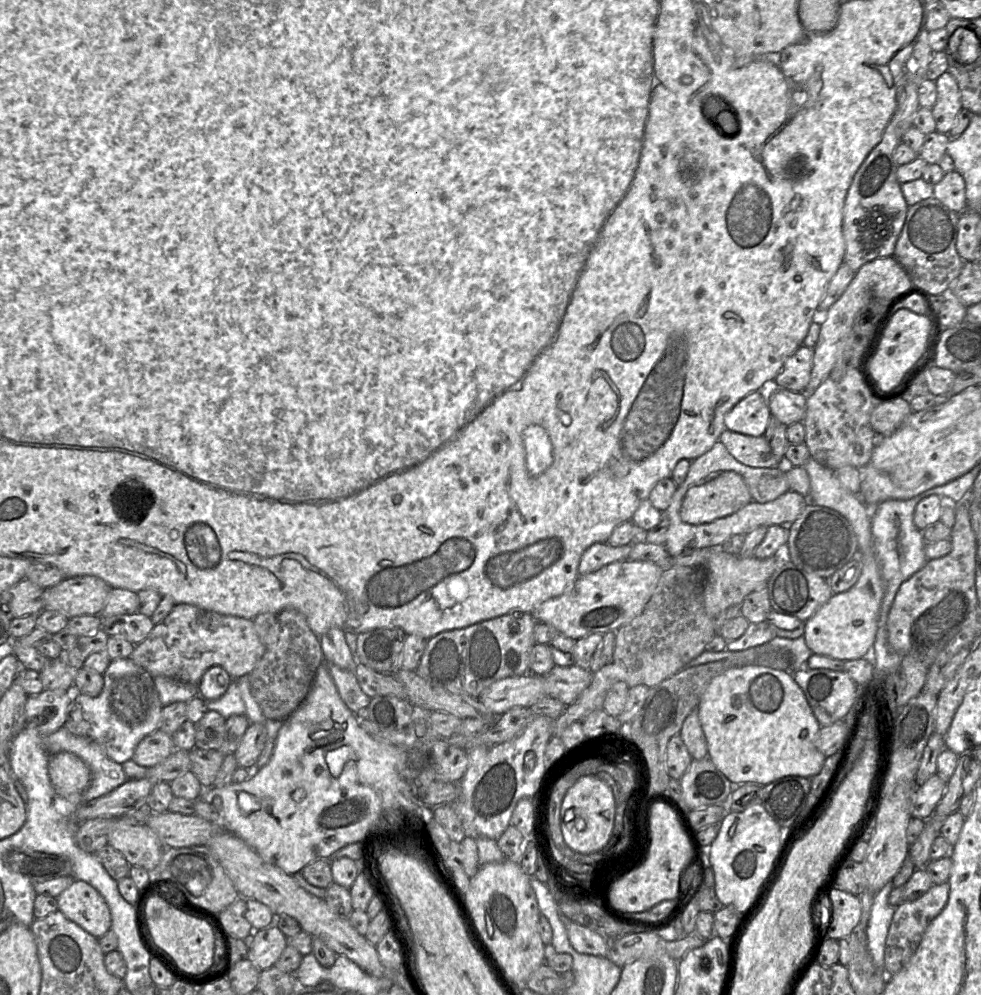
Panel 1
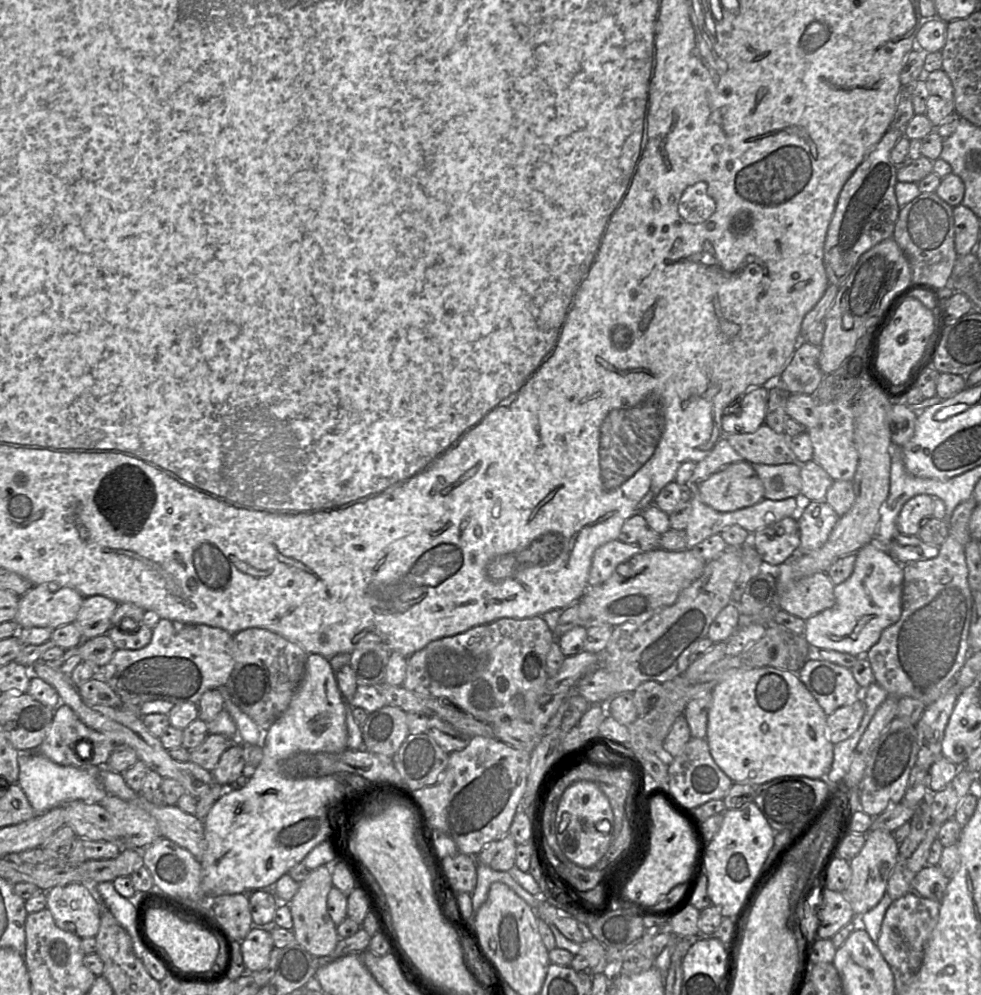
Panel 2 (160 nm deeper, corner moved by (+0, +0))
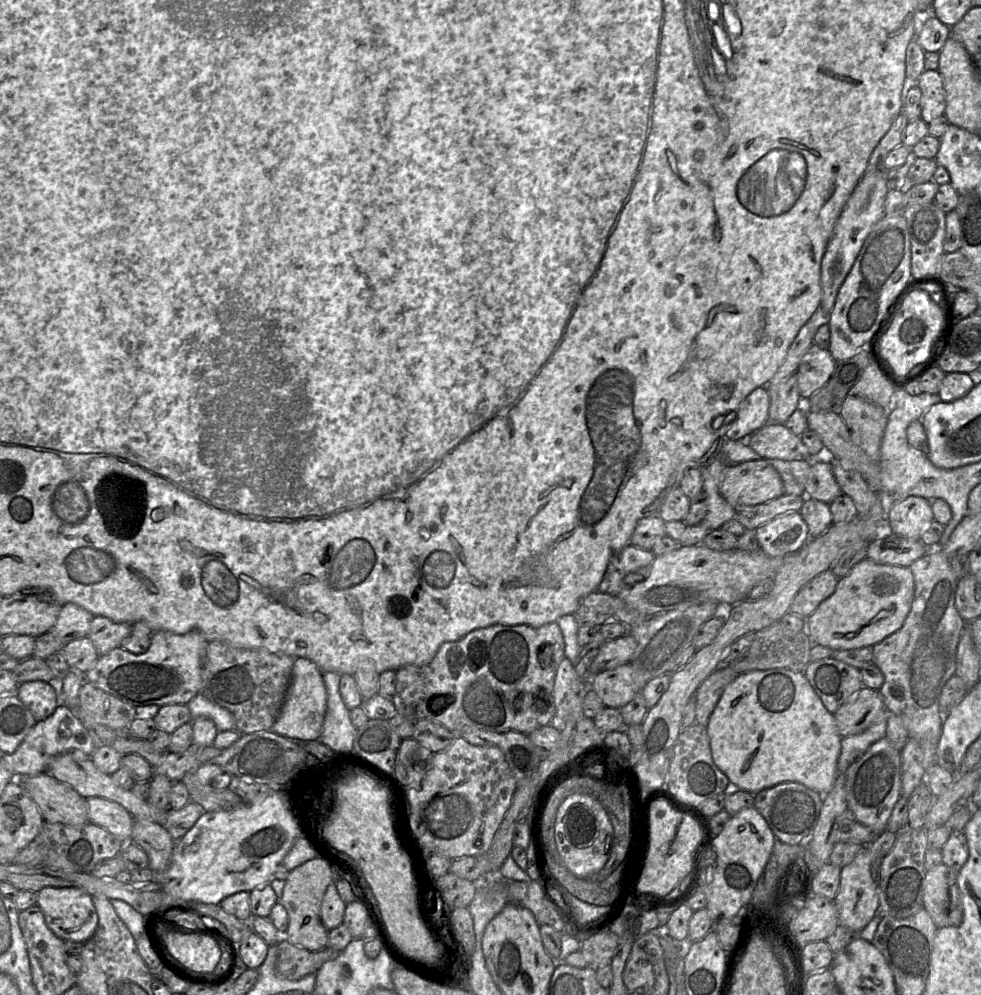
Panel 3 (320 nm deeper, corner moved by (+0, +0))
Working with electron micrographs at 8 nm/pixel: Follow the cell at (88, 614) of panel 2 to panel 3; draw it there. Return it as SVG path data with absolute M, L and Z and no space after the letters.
M74 603L62 605L54 626L49 630L64 644L87 637L94 615Z

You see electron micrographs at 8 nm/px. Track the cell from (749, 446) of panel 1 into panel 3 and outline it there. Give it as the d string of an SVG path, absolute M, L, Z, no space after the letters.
M767 422L745 441L762 459L785 461L812 459L801 436L793 434L785 424Z

